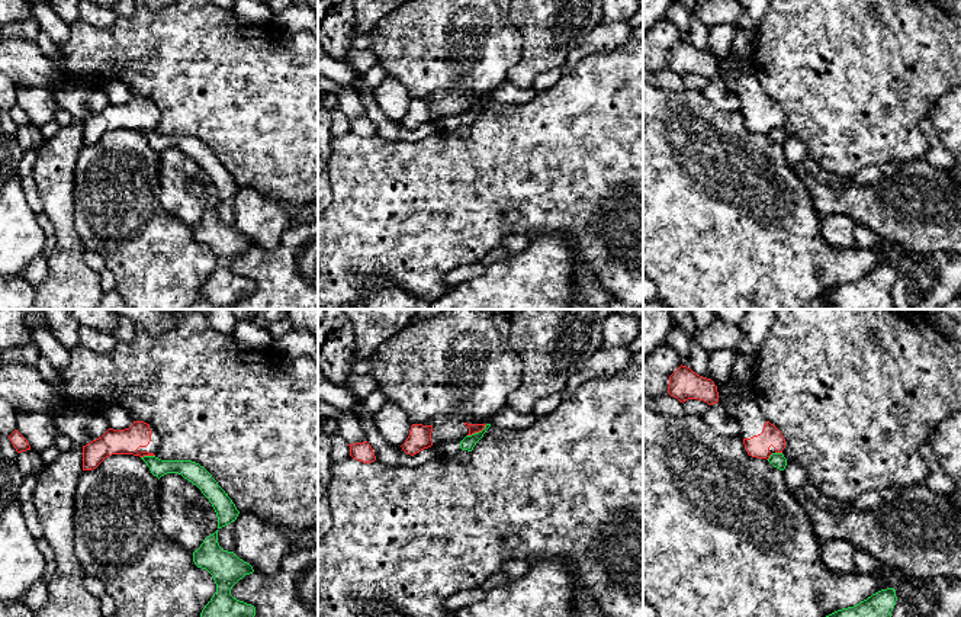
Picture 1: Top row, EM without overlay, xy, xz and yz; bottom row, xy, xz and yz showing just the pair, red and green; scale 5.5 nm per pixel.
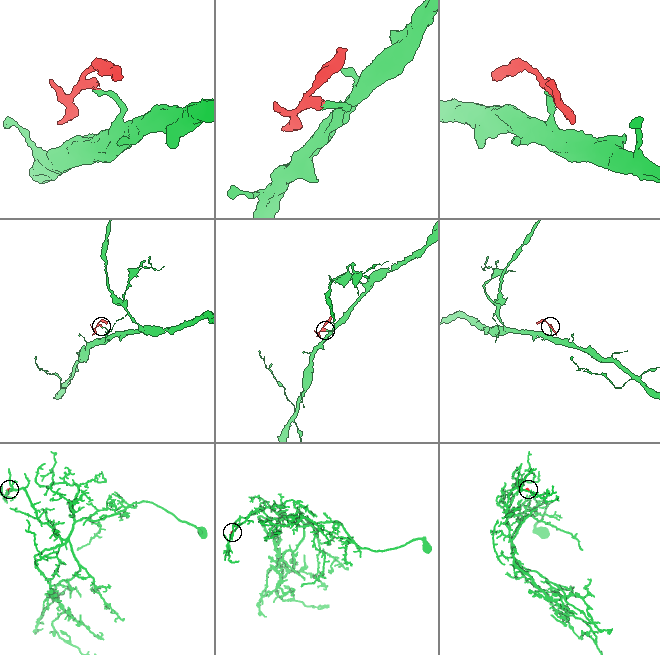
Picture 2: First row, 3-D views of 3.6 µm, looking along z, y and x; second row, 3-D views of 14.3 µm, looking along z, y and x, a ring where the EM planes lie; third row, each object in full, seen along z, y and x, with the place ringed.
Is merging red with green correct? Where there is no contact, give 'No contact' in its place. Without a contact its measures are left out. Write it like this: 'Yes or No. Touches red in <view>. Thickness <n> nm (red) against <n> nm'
No. Touches red in xz. Thickness 50 nm (red) against 80 nm

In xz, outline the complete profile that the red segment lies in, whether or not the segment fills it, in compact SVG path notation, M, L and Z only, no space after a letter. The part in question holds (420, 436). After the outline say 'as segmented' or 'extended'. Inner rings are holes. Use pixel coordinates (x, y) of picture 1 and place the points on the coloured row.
M412 424L409 436L405 443L401 446L406 454L417 454L424 449L433 446L431 441L433 425Z | as segmented

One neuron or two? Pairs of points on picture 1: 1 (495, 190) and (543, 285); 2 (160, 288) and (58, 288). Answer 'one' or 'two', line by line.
1: two
2: two

